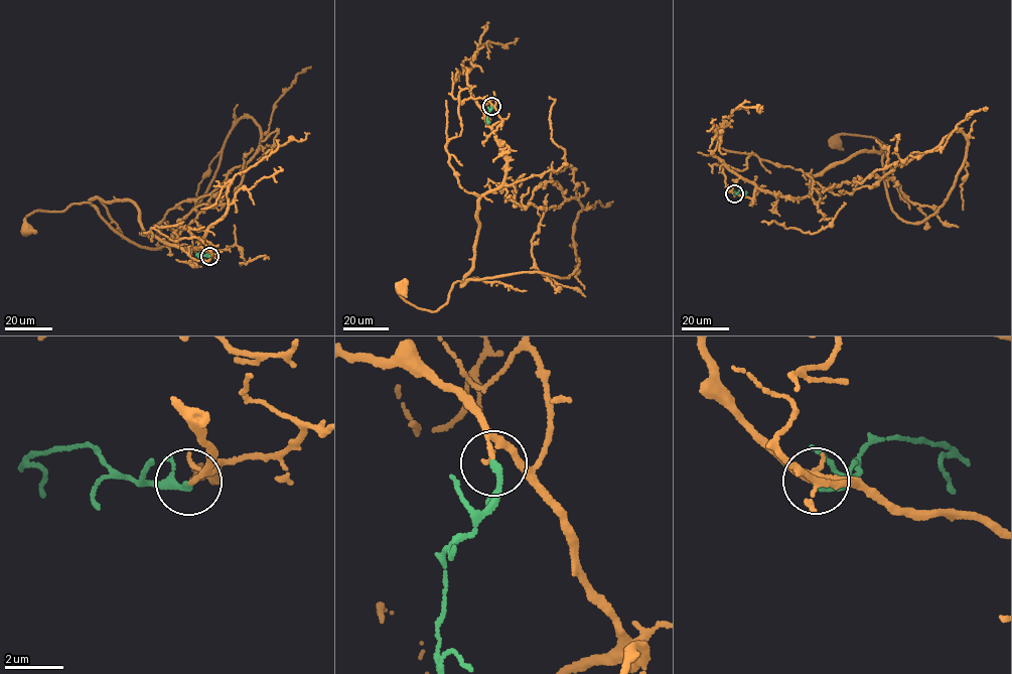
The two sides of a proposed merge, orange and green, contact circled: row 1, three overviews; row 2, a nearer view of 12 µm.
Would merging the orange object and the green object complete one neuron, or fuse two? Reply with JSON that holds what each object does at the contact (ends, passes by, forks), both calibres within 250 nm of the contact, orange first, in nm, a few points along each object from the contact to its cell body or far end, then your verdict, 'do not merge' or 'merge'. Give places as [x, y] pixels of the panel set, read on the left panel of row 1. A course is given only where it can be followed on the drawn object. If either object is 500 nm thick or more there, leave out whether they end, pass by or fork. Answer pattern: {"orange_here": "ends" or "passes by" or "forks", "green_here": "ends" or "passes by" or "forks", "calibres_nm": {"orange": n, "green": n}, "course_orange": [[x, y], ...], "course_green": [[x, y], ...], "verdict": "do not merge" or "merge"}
{"orange_here": "passes by", "green_here": "ends", "calibres_nm": {"orange": 110, "green": 190}, "course_orange": [[209, 256], [142, 231], [126, 199], [36, 211], [26, 230]], "course_green": [[209, 256], [200, 253], [197, 257]], "verdict": "do not merge"}

